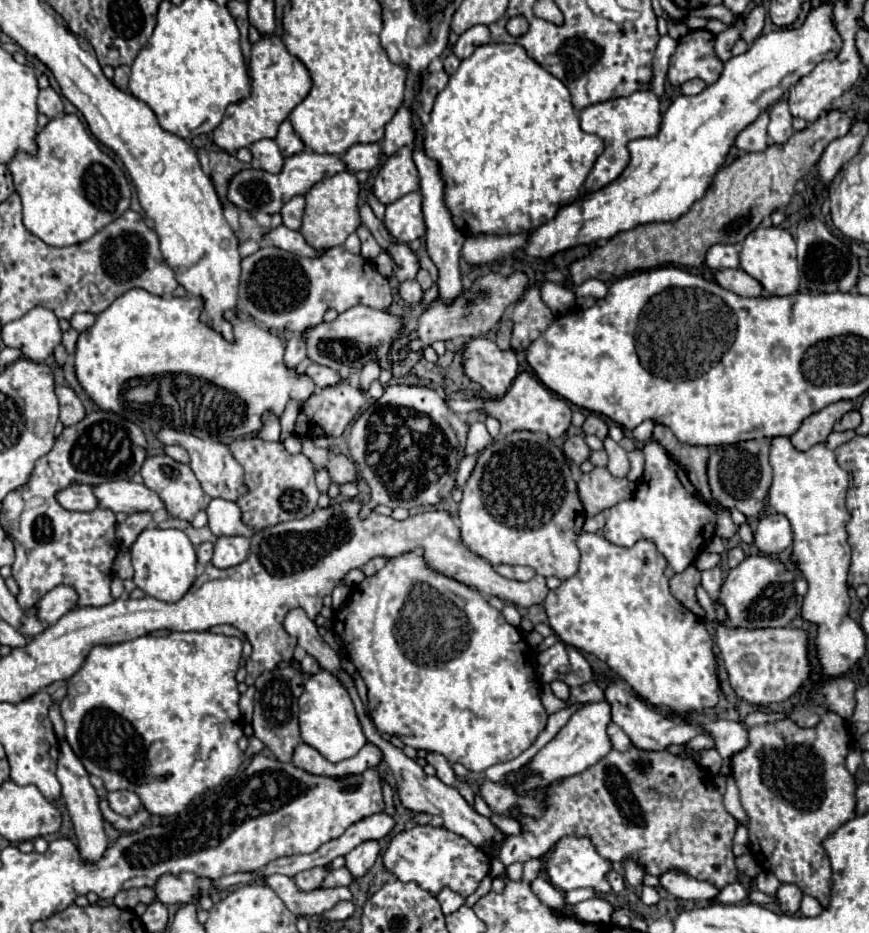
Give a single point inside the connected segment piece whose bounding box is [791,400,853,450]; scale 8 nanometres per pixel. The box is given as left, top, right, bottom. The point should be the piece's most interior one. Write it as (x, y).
(815, 428)

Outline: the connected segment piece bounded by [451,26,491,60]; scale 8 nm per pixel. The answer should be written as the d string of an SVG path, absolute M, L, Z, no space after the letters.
M473 26L469 28L467 32L463 32L459 36L459 40L451 46L451 52L459 58L459 60L465 60L473 54L473 50L481 44L489 44L491 42L491 36L489 36L489 28L487 26Z

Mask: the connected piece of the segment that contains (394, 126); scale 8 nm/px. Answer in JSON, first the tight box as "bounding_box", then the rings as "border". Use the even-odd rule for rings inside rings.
{"bounding_box":[381,100,415,156],"border":[[[405,100],[395,116],[389,120],[385,126],[385,138],[381,142],[381,152],[383,156],[391,156],[403,146],[409,146],[415,140],[415,130],[413,130],[413,112],[409,100]]]}

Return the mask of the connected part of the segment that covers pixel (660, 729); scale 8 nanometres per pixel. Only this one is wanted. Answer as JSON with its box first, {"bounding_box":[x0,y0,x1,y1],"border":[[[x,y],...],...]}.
{"bounding_box":[605,678,703,752],"border":[[[619,678],[611,680],[611,684],[607,686],[605,700],[613,706],[613,722],[617,726],[621,726],[625,730],[625,734],[631,738],[633,746],[641,748],[641,750],[655,750],[655,752],[667,750],[669,746],[673,746],[673,744],[685,744],[693,736],[697,736],[697,734],[703,732],[695,724],[675,724],[671,718],[667,718],[663,714],[657,714],[655,710],[647,708],[647,704],[643,704],[637,696],[629,694],[629,688]]]}

